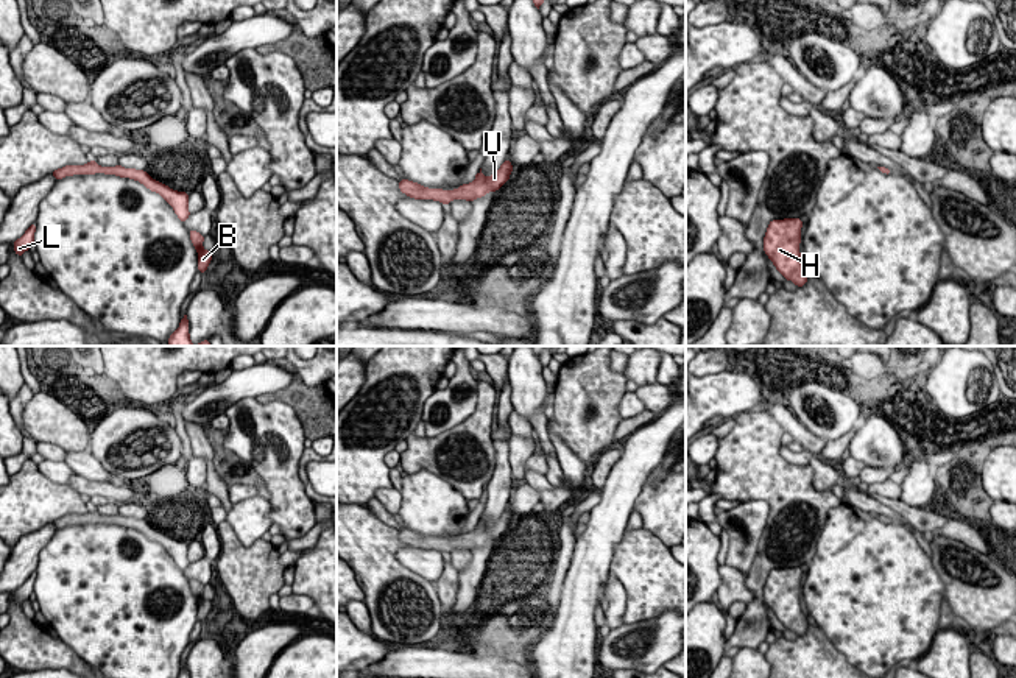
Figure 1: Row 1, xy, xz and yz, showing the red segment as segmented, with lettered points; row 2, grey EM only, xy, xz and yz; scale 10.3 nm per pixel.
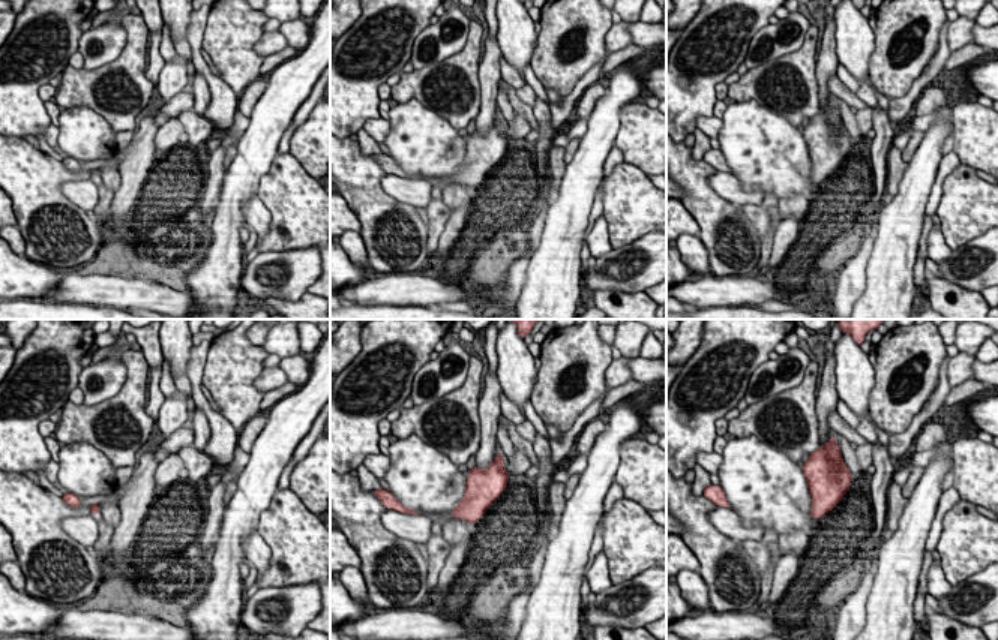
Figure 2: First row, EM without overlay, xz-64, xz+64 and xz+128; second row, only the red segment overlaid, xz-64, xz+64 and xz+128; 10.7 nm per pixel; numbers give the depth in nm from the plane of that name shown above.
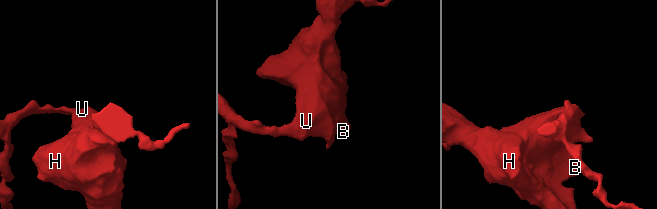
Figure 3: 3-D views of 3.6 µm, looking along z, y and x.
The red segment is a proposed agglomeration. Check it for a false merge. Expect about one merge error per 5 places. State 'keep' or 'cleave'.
keep

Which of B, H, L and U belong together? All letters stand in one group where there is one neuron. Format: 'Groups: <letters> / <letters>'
Groups: B H L U

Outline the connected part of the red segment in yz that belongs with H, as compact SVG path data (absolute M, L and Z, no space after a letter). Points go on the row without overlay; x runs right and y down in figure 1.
M801 567L771 569L765 586L764 600L776 619L796 636L807 631L809 622L801 611Z

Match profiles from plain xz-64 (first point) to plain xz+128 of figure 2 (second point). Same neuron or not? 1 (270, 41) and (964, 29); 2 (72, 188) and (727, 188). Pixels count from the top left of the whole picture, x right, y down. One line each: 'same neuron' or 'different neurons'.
1: same neuron
2: same neuron

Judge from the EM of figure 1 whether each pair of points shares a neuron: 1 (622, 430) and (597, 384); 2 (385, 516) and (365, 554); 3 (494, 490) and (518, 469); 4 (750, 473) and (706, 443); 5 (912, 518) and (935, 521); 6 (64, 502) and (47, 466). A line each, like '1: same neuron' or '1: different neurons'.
1: different neurons
2: different neurons
3: different neurons
4: different neurons
5: same neuron
6: different neurons

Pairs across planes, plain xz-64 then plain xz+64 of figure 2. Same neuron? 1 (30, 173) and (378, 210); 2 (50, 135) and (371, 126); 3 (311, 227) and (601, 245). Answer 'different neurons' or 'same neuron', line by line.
1: same neuron
2: same neuron
3: different neurons

